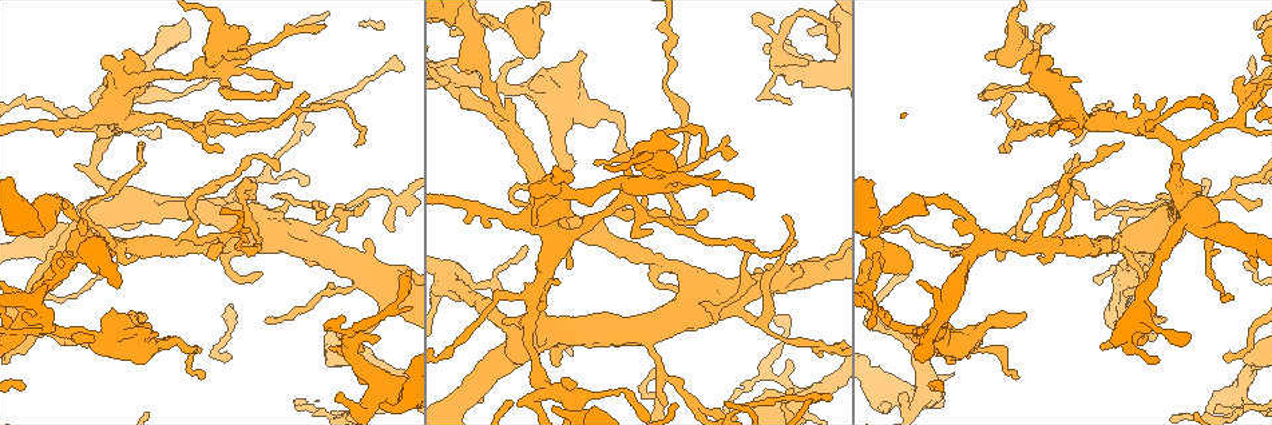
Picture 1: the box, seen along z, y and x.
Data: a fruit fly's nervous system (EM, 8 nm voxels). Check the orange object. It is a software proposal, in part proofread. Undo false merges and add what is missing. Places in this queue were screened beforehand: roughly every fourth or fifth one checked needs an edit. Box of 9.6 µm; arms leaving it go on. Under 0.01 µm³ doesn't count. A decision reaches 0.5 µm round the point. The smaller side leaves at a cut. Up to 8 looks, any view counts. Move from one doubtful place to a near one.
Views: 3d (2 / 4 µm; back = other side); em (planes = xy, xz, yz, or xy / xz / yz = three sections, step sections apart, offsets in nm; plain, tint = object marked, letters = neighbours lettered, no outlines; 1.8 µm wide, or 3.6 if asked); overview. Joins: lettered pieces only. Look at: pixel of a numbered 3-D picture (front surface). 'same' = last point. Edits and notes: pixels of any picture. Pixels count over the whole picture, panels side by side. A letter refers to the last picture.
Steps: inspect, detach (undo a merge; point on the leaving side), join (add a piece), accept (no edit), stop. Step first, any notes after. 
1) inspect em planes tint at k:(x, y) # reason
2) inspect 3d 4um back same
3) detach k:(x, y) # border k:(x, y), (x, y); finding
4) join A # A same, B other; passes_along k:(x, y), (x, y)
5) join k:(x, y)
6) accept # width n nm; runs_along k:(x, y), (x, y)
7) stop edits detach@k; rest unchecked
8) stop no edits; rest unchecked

inspect em xy step 16 tint at 1:(225, 68) # four arms meet

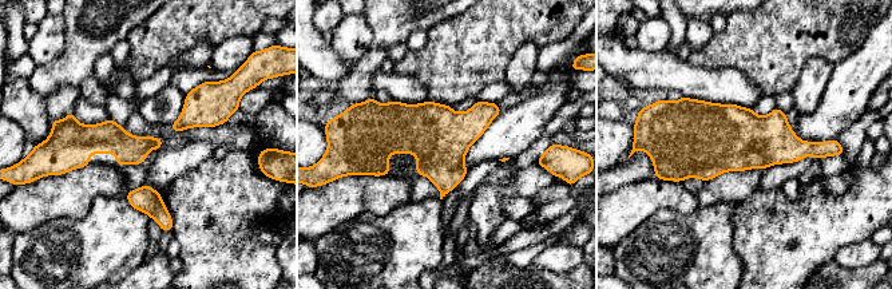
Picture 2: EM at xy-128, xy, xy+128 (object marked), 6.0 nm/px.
inspect em planes letters same

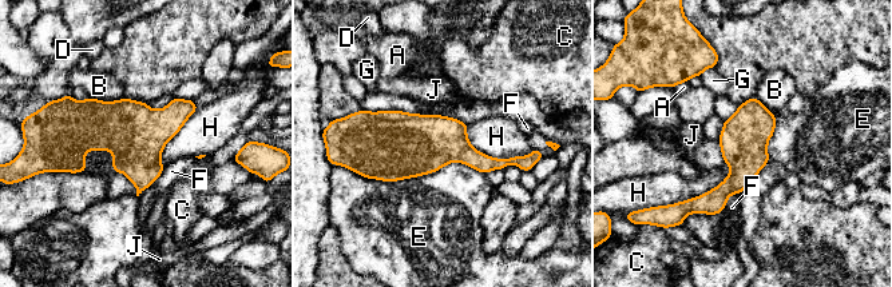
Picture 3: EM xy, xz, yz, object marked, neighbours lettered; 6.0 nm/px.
accept # A other, B other, C other, D other, E other, F other, G other, H other, J other; border 3:(466, 123), (487, 155), (534, 148); one neuron here

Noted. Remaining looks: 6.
inspect 3d 4um at 1:(1219, 249) # an open end

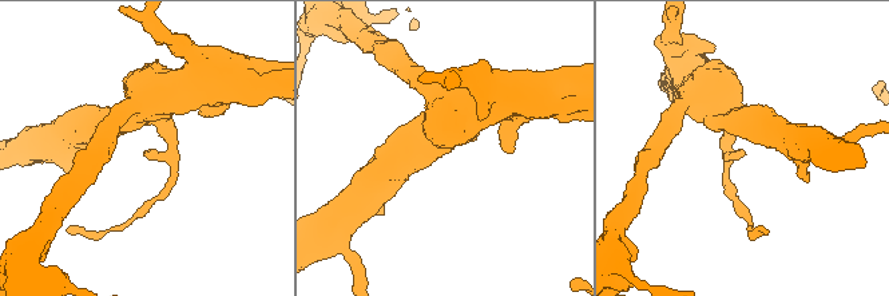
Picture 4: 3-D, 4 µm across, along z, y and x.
inspect em xz step 16 tint at 4:(741, 151)

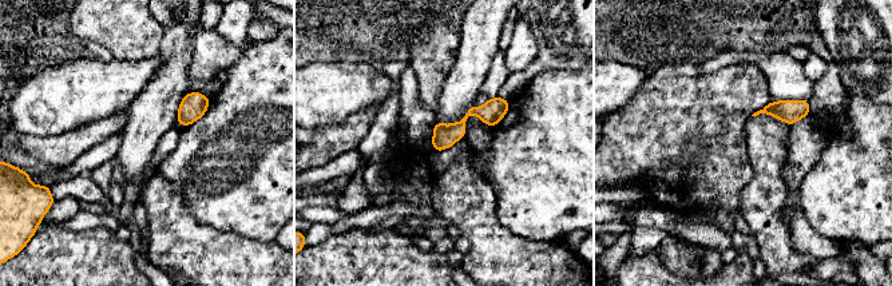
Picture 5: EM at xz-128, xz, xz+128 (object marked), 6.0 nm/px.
inspect em planes letters same

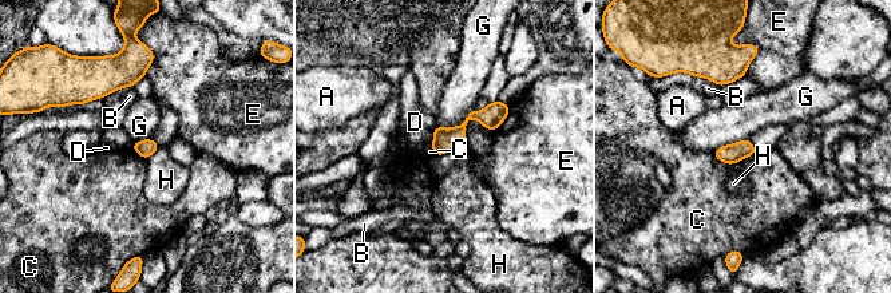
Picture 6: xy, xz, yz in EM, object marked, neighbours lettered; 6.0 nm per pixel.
accept # width 110 nm; A other, B other, C other, D other, E other, G other, H other; border 6:(474, 109), (459, 126), (436, 127); no lettered piece goes on from it

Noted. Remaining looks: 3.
inspect em 3.6um planes letters at 1:(338, 397) # free end

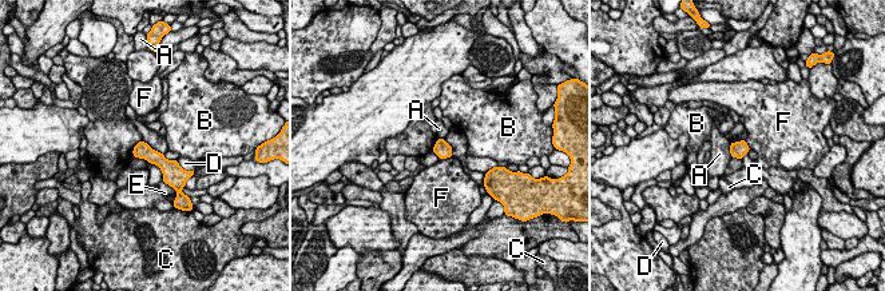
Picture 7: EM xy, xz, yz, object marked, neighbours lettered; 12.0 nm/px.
accept # width 200 nm; A other, B other, C other, D other, E other, F other; border 7:(135, 156), (149, 162); none of them fits

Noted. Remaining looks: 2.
stop no edits; rest unchecked

